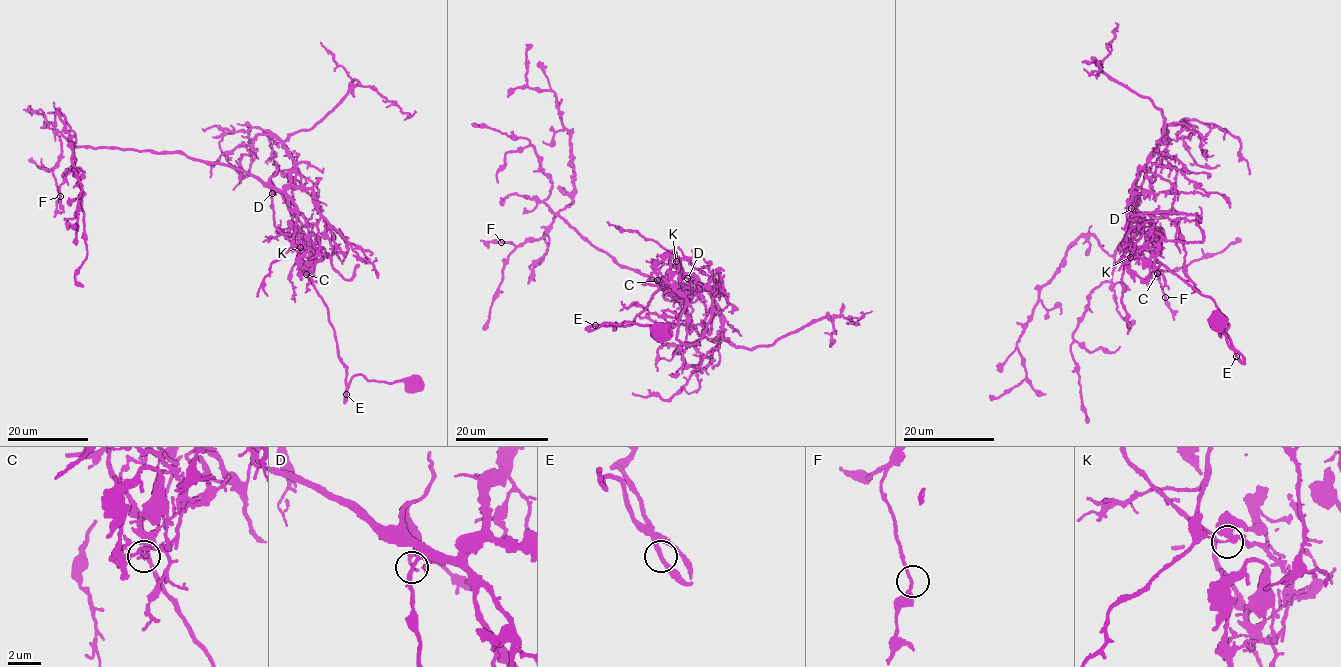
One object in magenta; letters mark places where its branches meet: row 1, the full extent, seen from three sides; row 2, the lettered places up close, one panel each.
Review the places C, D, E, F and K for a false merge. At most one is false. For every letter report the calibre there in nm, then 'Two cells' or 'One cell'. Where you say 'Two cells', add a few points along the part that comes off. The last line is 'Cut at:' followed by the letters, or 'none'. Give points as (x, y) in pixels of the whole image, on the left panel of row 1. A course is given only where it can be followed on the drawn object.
C: Thickness 190 nm. One cell
D: Thickness 200 nm. One cell
E: Thickness 220 nm. One cell
F: Thickness 190 nm. One cell
K: Thickness 120 nm. Two cells. Course of the part to remove: (300, 247), (310, 249), (316, 260), (327, 255), (331, 258), (333, 268), (345, 279), (351, 278), (358, 264)
Cut at: K

